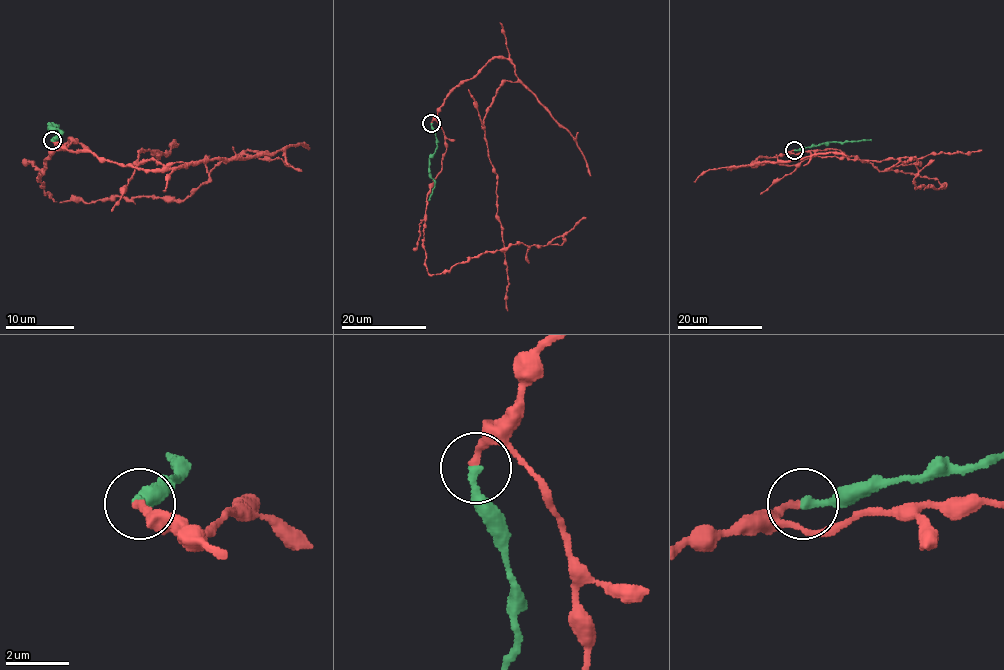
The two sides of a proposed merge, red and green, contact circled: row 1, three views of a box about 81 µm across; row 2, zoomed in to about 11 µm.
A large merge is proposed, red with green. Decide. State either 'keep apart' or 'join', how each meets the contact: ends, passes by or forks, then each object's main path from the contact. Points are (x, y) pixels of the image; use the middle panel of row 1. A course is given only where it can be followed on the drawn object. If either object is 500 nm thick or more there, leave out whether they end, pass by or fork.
join; red ends; green ends; course red (432, 123), (443, 100), (489, 61), (513, 65), (517, 79), (502, 85), (484, 120), (508, 310); course green (432, 123), (437, 148), (430, 159), (430, 177), (434, 181), (434, 188), (428, 200)

